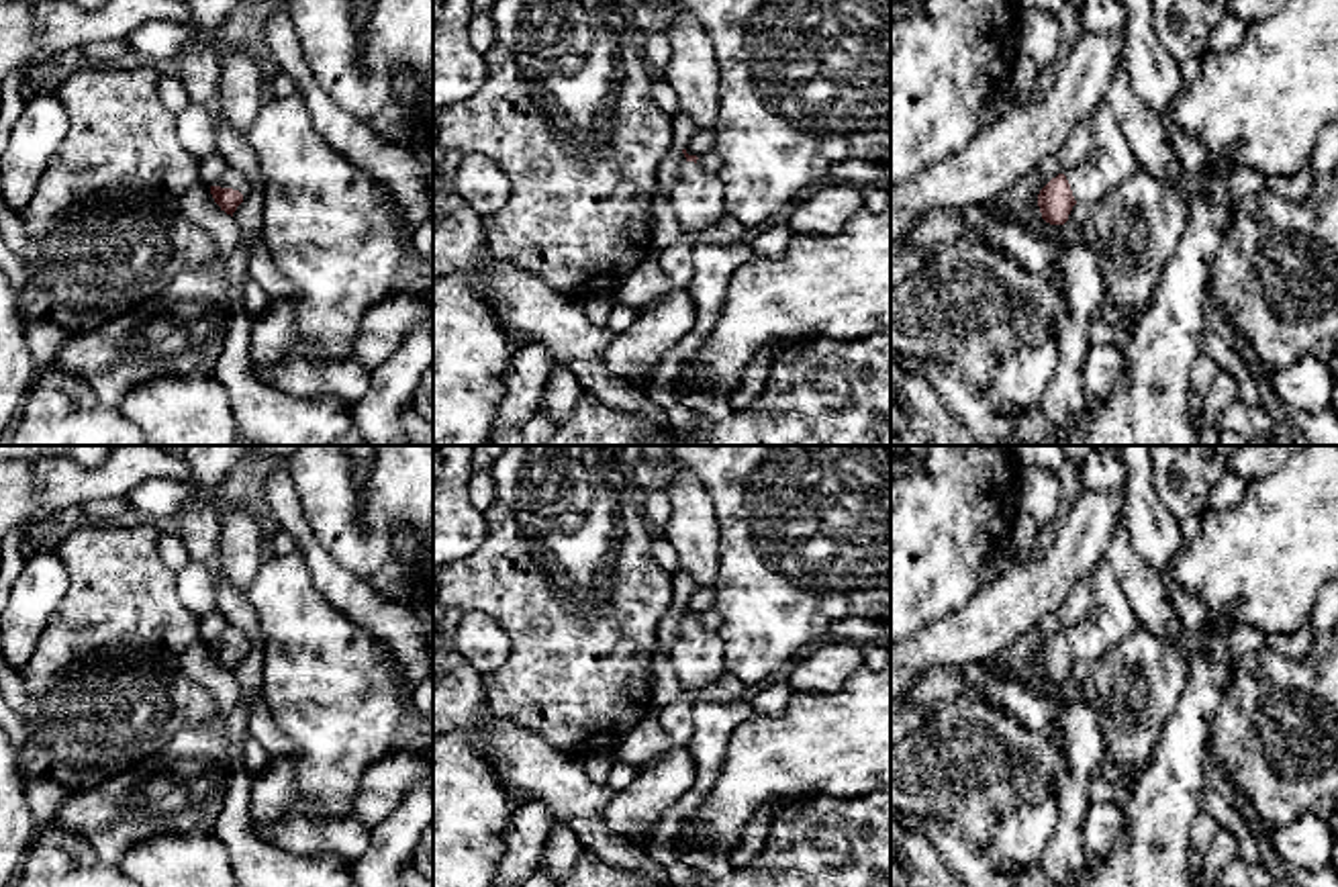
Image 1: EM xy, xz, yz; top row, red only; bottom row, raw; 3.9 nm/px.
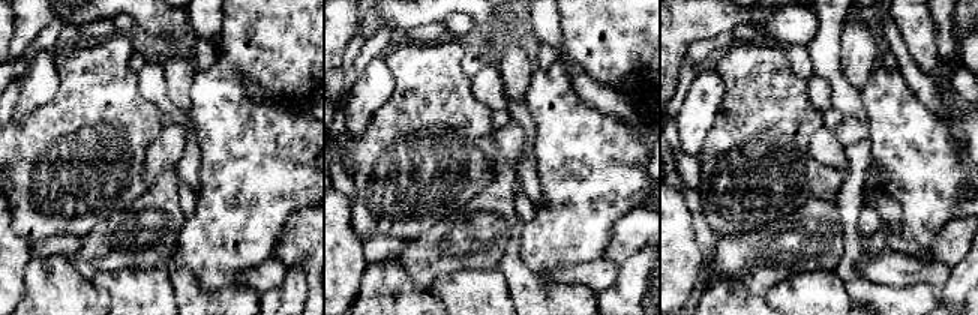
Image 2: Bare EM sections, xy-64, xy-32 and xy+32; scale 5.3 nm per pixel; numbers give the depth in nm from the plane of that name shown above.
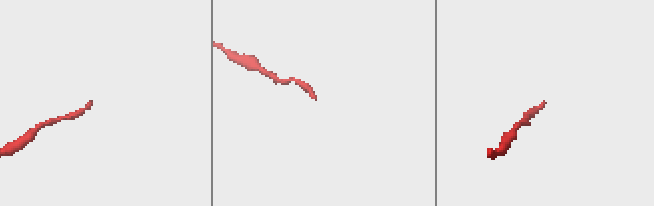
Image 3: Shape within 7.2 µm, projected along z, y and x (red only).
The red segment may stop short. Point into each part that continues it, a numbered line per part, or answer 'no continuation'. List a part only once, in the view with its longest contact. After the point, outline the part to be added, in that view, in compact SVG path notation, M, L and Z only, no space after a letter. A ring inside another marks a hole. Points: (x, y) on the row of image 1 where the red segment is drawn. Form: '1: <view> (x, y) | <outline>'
1: yz (1110, 160) | M1101 100L1089 116L1093 143L1087 159L1066 172L1077 202L1097 204L1111 188L1140 170L1111 108Z

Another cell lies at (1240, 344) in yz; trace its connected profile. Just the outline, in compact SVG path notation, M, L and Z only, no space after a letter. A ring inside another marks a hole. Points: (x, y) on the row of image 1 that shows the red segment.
M1238 329L1234 339L1230 341L1234 352L1242 358L1248 372L1254 376L1254 380L1264 380L1271 384L1273 368L1269 368L1250 345L1248 337L1244 337Z

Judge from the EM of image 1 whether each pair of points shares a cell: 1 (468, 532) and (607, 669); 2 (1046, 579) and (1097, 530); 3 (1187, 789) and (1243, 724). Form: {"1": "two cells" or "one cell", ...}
{"1": "two cells", "2": "one cell", "3": "two cells"}

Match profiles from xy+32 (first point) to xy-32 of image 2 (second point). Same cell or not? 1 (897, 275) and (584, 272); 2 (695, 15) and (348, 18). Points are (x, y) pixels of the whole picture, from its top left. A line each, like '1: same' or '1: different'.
1: same
2: same

